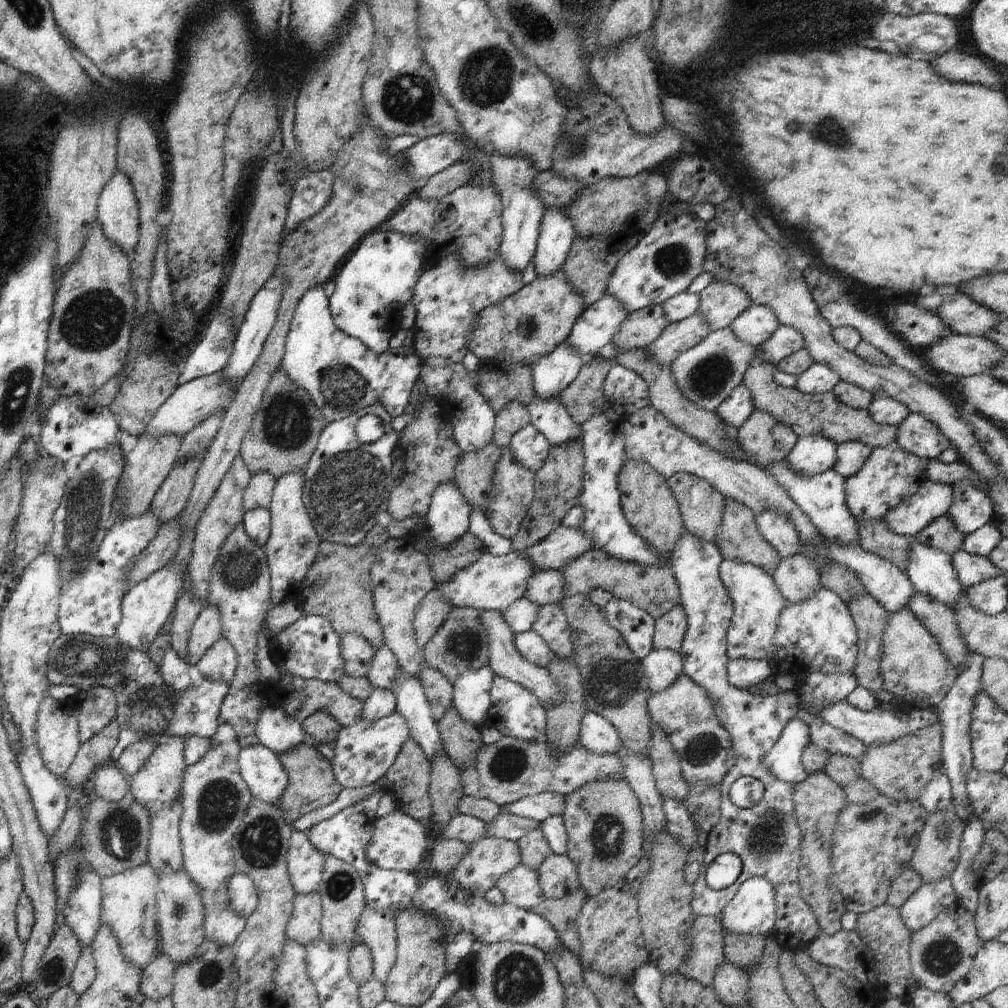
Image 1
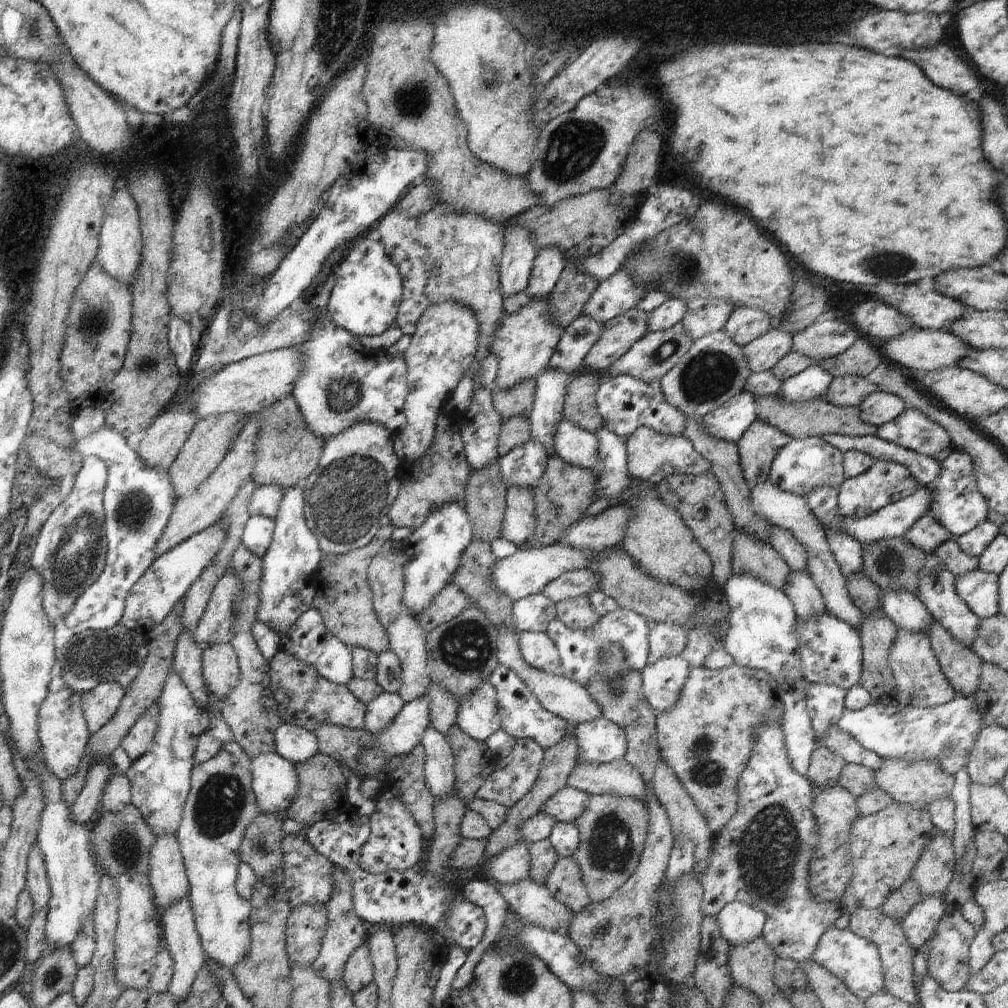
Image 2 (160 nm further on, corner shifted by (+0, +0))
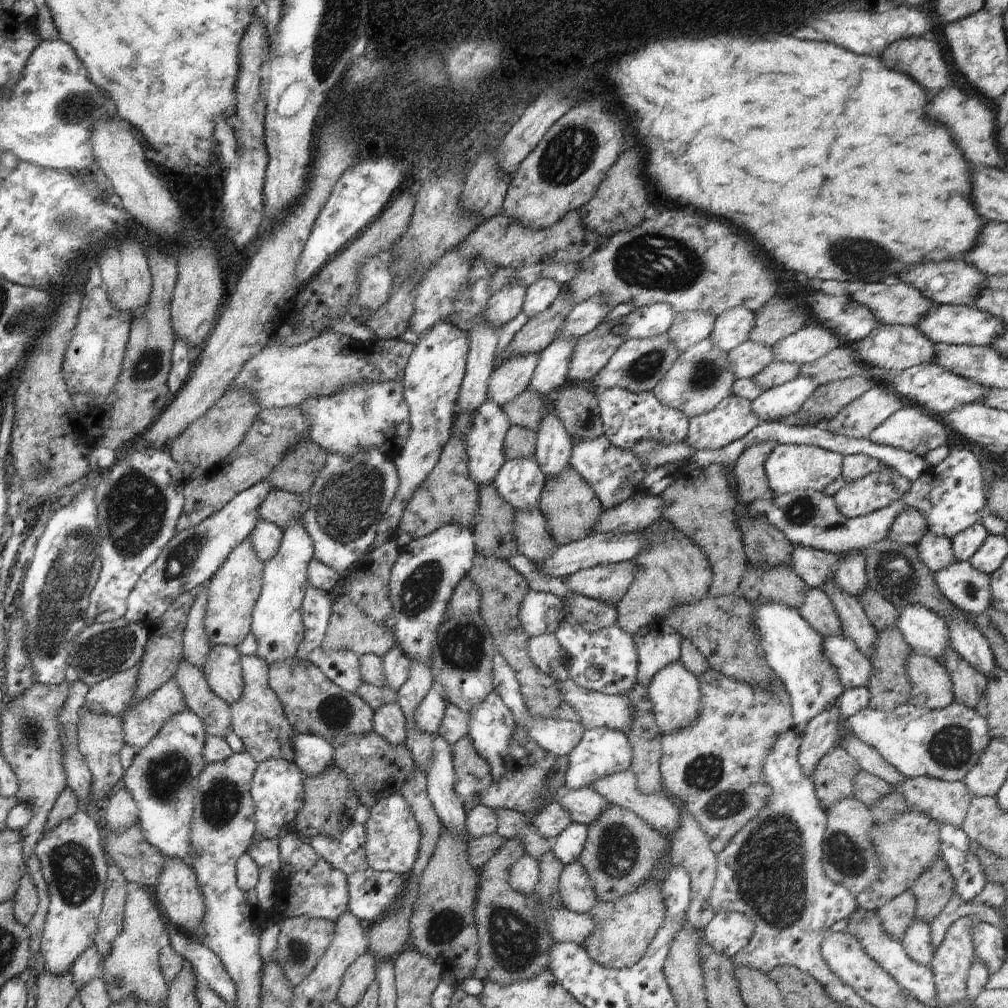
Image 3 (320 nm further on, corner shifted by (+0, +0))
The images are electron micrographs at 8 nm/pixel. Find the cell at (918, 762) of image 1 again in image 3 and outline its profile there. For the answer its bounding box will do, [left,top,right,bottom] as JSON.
[893,776,973,828]

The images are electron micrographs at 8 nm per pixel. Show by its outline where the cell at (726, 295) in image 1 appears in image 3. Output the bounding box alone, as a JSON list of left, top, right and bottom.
[667,311,716,353]

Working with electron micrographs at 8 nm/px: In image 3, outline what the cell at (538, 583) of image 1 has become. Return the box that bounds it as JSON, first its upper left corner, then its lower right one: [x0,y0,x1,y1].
[564,561,635,606]

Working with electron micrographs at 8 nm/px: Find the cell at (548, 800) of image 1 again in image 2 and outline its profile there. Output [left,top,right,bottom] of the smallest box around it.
[540,788,588,823]

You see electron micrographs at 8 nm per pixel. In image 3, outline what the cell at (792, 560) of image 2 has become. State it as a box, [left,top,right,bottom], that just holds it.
[790,543,840,588]

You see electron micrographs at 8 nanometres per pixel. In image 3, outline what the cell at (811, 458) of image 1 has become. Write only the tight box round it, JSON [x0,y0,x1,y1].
[764,445,847,498]

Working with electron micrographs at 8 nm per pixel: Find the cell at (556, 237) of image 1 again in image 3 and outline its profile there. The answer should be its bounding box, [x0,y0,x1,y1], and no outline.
[523,278,561,319]

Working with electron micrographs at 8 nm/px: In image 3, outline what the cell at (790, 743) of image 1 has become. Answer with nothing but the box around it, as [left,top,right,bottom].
[752,602,845,735]

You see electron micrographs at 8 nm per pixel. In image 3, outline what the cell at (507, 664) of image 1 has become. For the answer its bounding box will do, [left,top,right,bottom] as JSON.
[560,679,632,733]

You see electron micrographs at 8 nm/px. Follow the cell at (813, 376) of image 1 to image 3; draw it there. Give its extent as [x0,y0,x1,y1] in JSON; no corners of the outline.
[752,376,818,422]

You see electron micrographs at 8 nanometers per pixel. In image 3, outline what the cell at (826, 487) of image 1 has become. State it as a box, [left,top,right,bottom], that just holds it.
[834,550,867,596]

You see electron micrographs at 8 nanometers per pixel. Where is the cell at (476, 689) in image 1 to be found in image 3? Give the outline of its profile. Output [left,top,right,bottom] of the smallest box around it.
[468,690,514,780]

